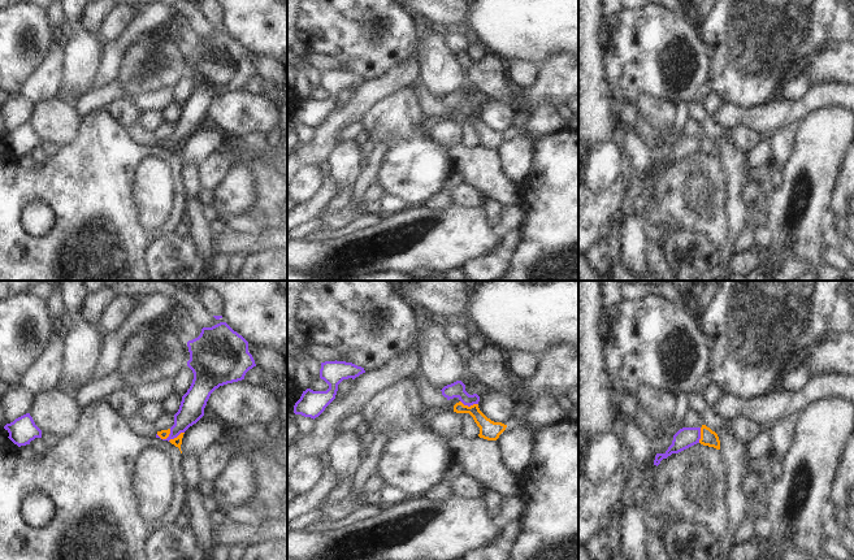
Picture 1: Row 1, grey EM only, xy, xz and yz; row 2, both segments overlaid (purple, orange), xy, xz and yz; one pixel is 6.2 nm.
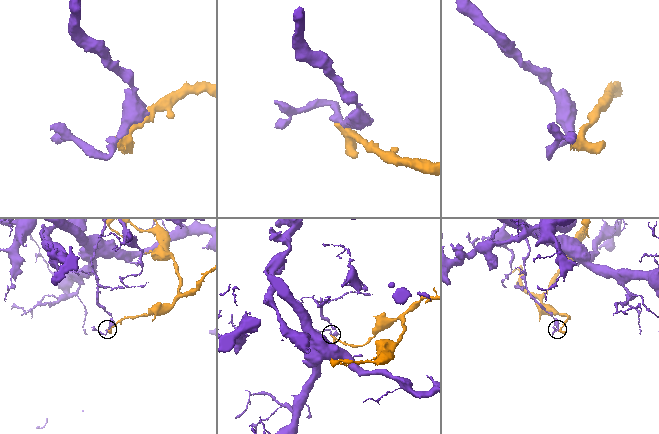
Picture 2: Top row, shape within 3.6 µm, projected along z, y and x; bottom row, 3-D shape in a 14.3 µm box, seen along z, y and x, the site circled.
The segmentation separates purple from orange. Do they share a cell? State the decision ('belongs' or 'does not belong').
does not belong

